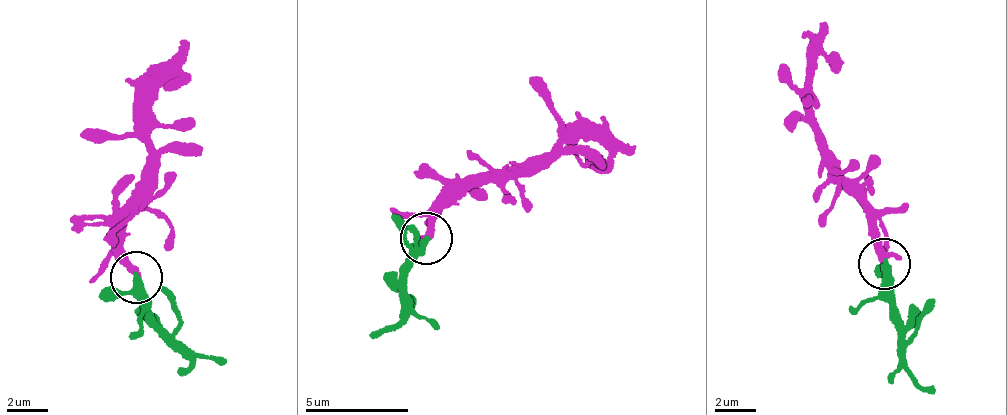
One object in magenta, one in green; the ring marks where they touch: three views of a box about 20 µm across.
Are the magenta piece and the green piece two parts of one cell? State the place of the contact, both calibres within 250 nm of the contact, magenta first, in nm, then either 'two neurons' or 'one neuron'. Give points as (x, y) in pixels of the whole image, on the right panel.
(884, 263) | 380/280 nm | one neuron

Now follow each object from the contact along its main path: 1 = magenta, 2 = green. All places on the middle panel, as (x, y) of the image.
1: (424, 237), (447, 206), (471, 188), (597, 127), (635, 152)
2: (424, 237), (398, 269), (401, 313), (370, 336)

